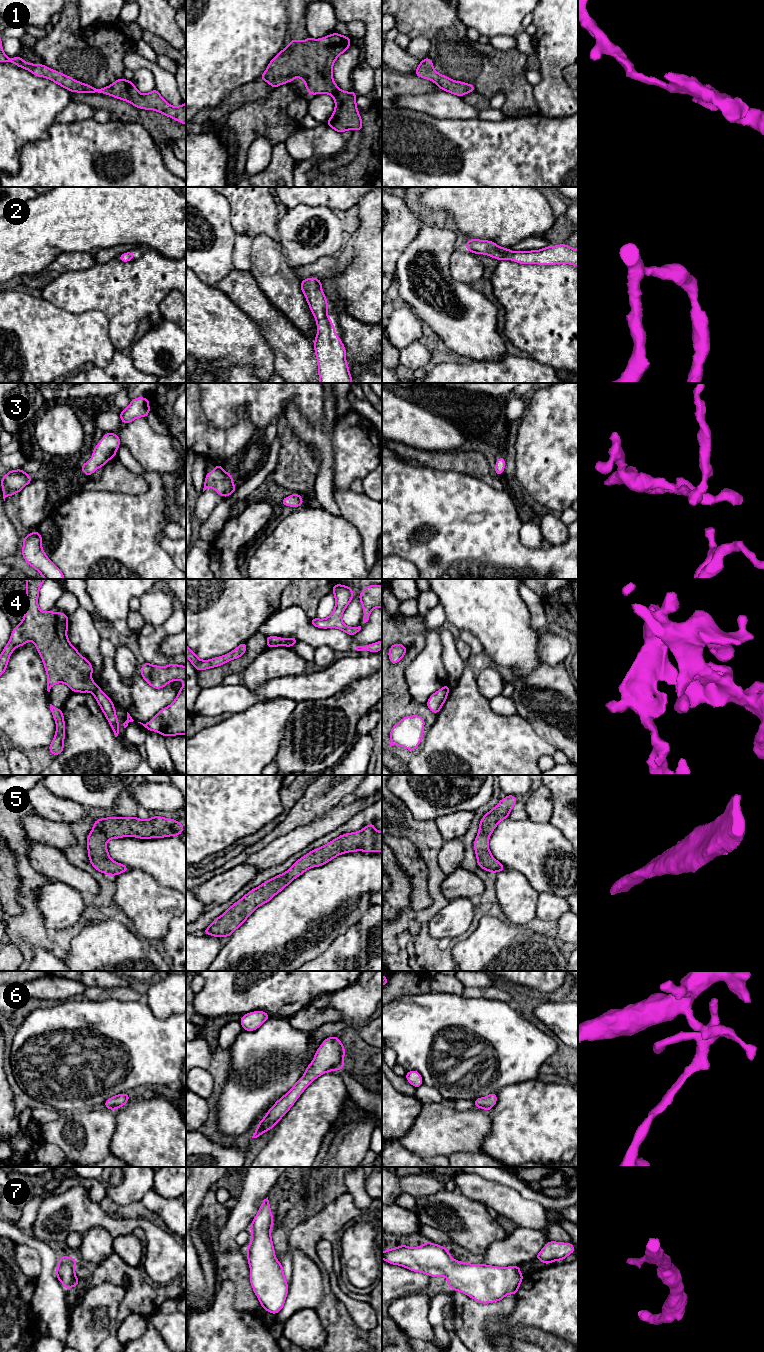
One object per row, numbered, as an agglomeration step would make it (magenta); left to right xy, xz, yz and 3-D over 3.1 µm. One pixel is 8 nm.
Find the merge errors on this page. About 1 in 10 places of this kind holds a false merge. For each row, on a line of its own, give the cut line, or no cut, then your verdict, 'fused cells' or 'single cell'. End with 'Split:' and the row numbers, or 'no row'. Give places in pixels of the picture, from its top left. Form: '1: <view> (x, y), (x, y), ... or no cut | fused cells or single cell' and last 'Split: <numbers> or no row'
1: no cut | single cell
2: no cut | single cell
3: no cut | single cell
4: xy (97, 686), (92, 692) | fused cells
5: no cut | single cell
6: no cut | single cell
7: no cut | single cell
Split: 4

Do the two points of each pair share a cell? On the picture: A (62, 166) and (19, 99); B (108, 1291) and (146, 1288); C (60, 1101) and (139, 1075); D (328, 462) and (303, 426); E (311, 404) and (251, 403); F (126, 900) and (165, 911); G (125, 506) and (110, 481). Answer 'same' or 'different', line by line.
A: different
B: different
C: same
D: same
E: same
F: same
G: different

